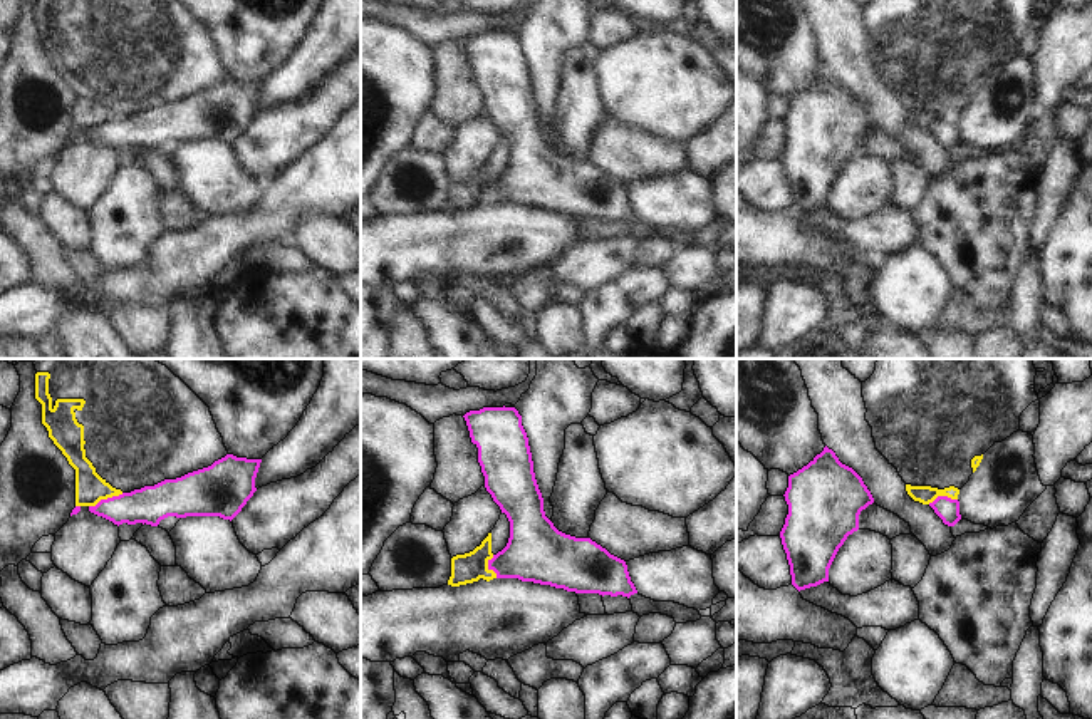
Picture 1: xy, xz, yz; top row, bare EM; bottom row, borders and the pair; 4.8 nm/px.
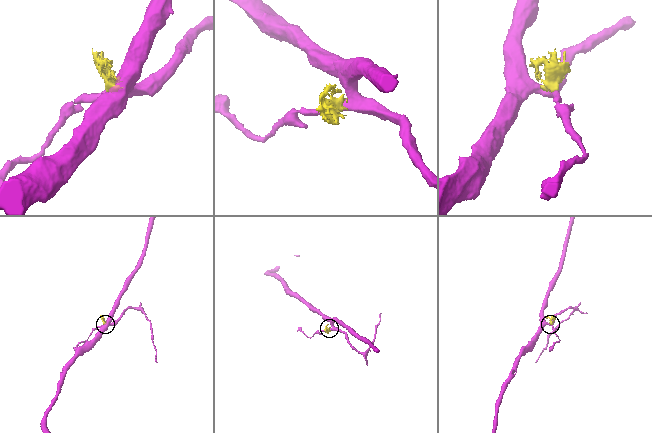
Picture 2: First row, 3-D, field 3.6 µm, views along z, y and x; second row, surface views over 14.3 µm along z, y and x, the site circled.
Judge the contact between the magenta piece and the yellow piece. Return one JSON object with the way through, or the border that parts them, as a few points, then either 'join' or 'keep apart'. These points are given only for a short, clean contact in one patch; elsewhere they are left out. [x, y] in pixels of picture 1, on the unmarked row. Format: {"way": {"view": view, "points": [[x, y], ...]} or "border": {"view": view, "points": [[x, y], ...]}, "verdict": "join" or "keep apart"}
{"border": {"view": "xy", "points": [[123, 118], [101, 123], [89, 131]]}, "verdict": "keep apart"}

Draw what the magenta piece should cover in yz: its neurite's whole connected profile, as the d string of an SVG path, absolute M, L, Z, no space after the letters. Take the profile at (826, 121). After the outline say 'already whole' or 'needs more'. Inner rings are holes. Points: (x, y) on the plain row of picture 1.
M827 70L807 91L788 101L788 139L780 156L790 189L792 209L800 216L829 206L829 193L849 159L859 154L859 139L874 122L862 102L842 89Z; already whole

